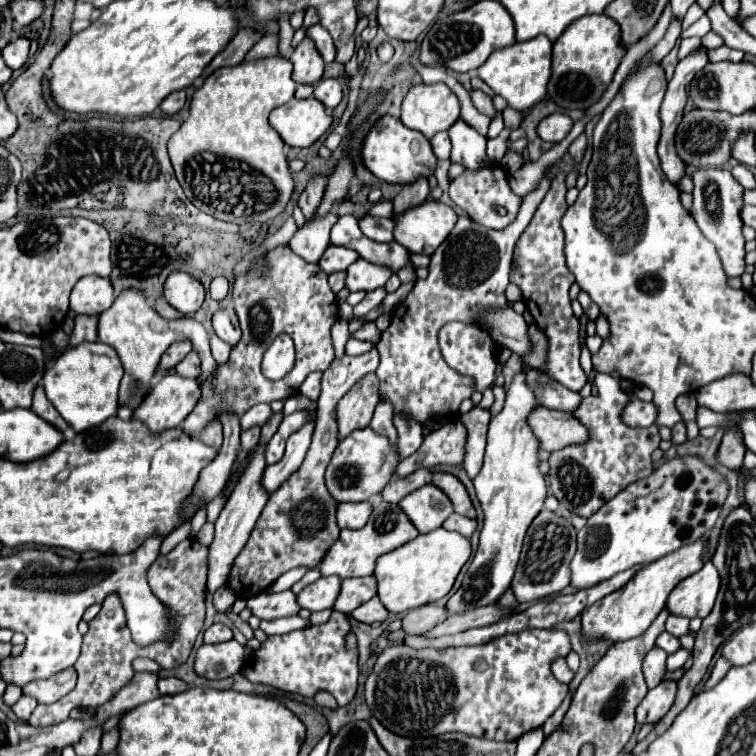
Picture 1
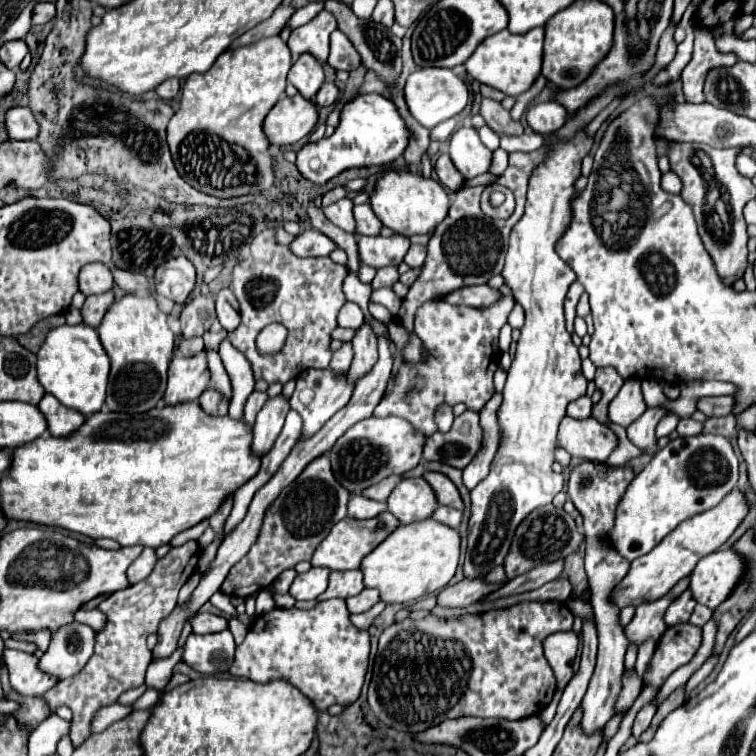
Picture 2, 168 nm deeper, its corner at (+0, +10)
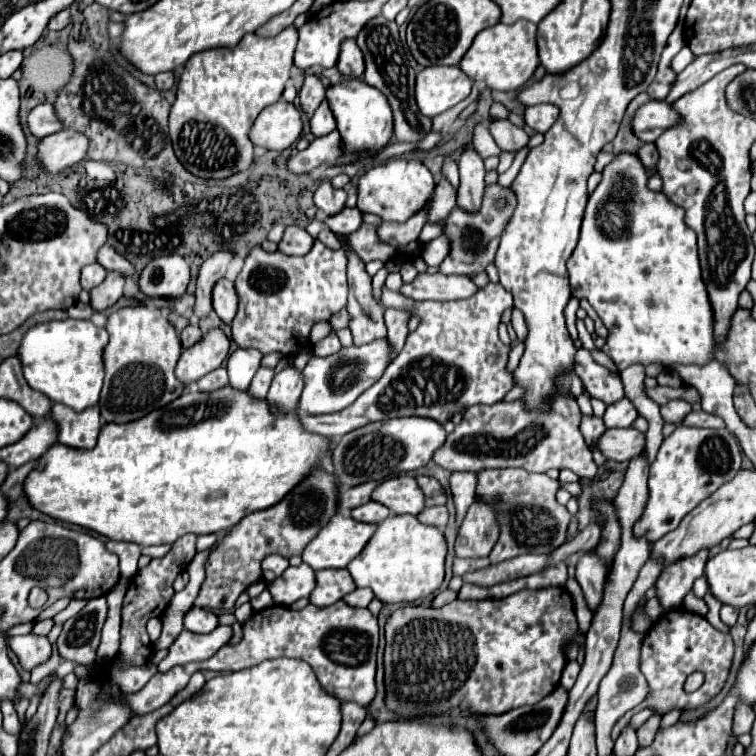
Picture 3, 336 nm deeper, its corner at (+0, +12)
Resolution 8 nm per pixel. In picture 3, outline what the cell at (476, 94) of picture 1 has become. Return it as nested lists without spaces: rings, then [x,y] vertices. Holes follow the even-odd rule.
[[[490,120],[488,130],[496,140],[496,144],[500,146],[500,150],[504,152],[518,152],[530,140],[528,134],[522,128],[514,126],[510,120]]]

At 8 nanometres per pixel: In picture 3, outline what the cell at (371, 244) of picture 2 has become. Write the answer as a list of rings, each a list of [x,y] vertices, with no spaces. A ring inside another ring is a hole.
[[[428,206],[410,216],[410,220],[396,224],[396,222],[382,222],[378,228],[378,236],[392,246],[406,246],[414,240],[418,240],[420,230],[428,222]]]

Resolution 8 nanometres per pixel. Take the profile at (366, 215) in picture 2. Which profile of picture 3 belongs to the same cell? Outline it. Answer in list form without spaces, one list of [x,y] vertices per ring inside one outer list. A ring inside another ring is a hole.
[[[342,208],[342,212],[324,218],[324,224],[338,236],[346,236],[360,228],[362,212],[358,208]]]

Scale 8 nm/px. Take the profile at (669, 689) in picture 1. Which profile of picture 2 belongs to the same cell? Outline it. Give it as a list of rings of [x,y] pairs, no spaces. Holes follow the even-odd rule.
[[[652,698],[648,704],[644,704],[642,706],[642,710],[636,714],[636,720],[634,720],[634,728],[632,728],[632,736],[634,738],[638,738],[648,726],[650,726],[650,722],[652,722],[652,718],[654,718],[654,714],[656,714],[656,704],[654,704],[656,700]]]

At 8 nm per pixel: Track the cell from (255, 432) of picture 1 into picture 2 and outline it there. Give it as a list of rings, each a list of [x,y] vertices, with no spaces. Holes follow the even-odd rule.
[[[252,392],[246,400],[246,408],[244,408],[244,420],[248,426],[254,426],[256,414],[262,410],[262,406],[266,404],[268,394],[266,392]]]

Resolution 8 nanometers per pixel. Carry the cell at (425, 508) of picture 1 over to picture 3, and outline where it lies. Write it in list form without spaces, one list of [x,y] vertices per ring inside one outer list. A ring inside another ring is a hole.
[[[408,474],[390,478],[378,484],[370,500],[384,504],[394,514],[414,514],[416,516],[418,512],[424,510],[422,490],[418,488],[414,476],[408,476]]]

